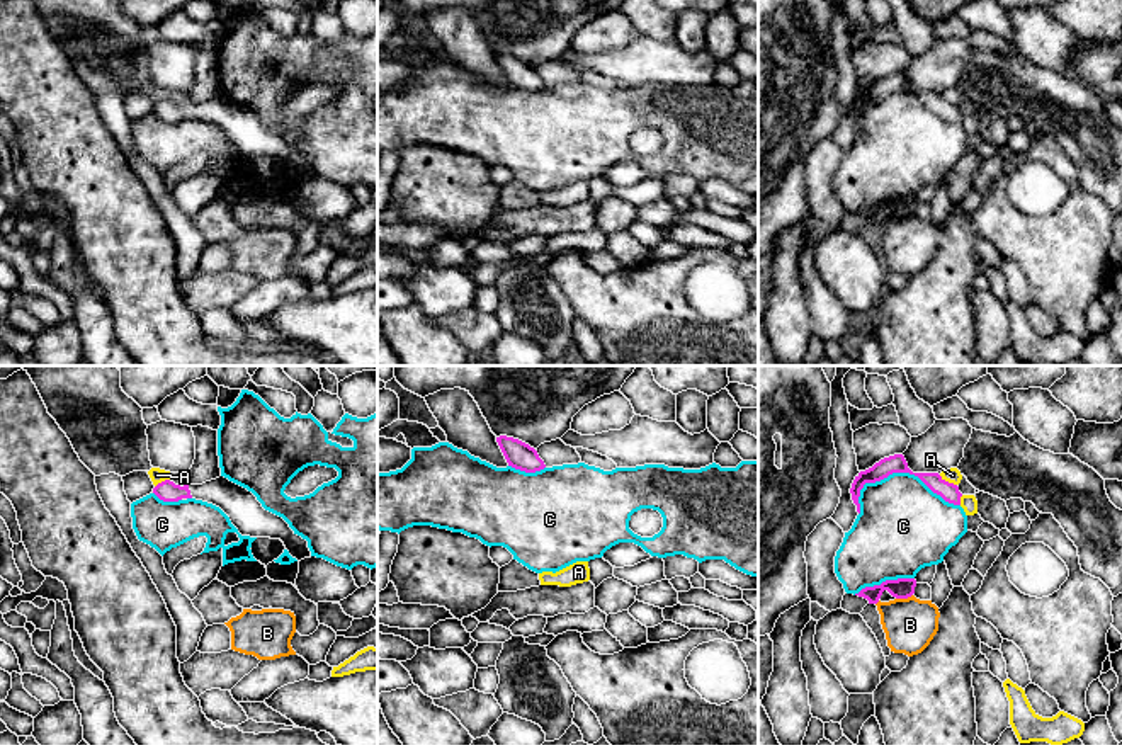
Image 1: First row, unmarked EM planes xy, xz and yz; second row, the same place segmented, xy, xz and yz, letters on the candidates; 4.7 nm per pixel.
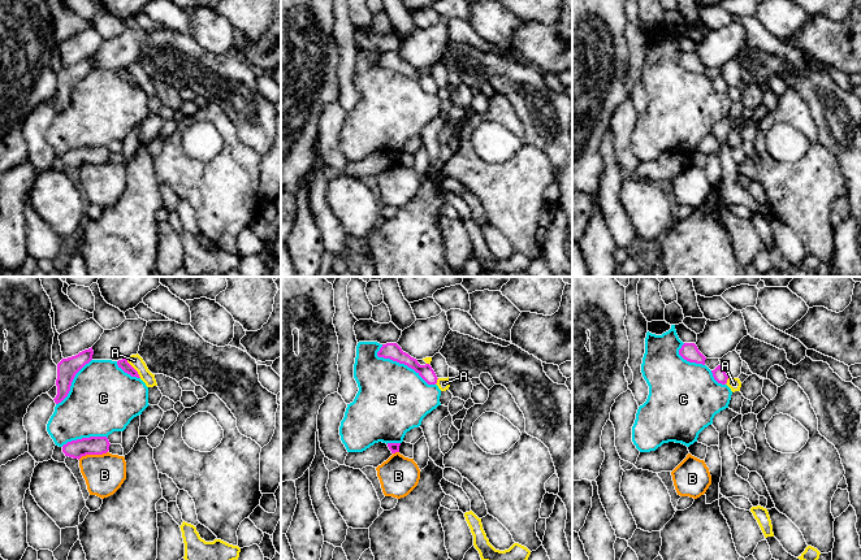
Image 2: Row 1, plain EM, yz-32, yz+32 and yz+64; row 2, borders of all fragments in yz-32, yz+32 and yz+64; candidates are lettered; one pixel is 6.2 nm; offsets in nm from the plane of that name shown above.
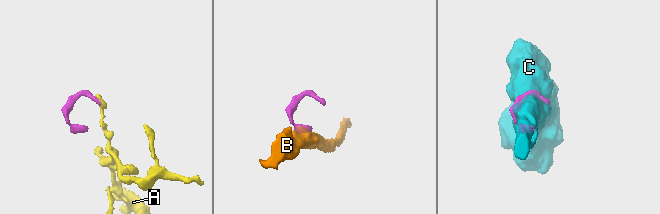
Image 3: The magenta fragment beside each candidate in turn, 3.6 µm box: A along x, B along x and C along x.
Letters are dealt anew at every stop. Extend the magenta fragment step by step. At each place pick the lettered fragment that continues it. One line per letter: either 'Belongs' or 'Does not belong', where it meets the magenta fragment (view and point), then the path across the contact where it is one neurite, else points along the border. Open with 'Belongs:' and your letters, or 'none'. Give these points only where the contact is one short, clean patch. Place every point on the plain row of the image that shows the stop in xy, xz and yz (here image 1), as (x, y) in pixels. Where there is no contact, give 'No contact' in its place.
Belongs: none
A: Does not belong. Touches magenta at yz (947, 101). Boundary: yz (939, 94), (956, 104)
B: Does not belong. Touches magenta at yz (903, 216). Boundary: yz (912, 213), (896, 218)
C: Does not belong. Touches magenta at yz (906, 90)

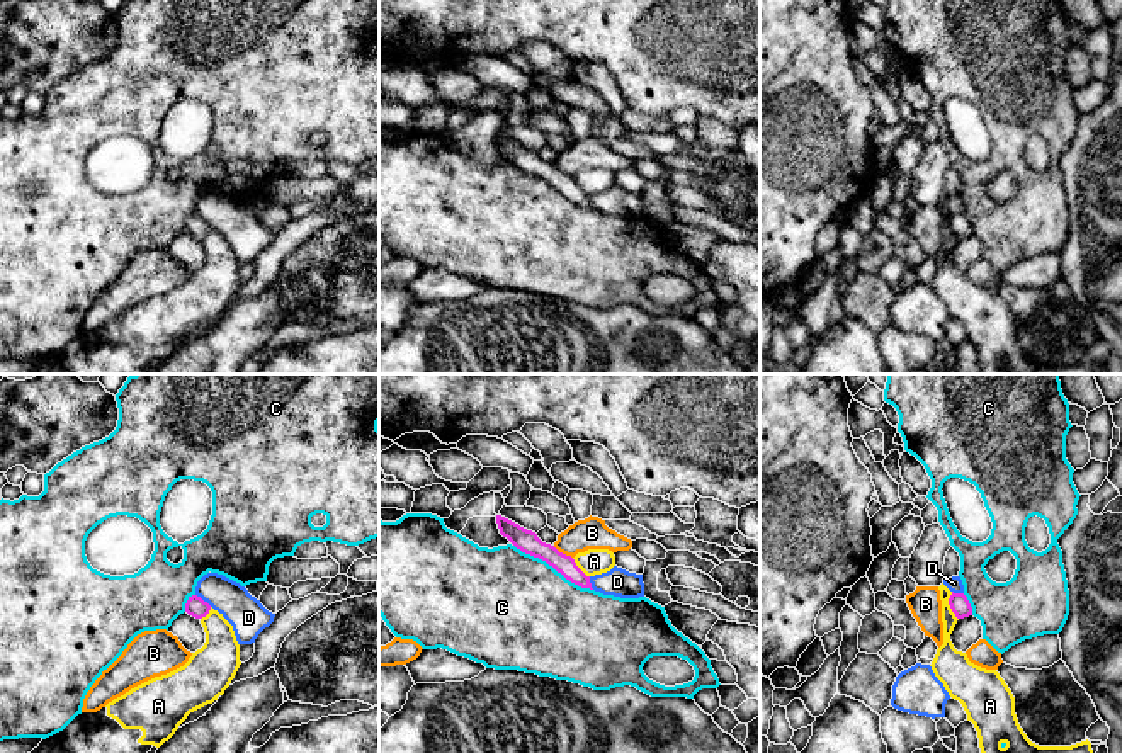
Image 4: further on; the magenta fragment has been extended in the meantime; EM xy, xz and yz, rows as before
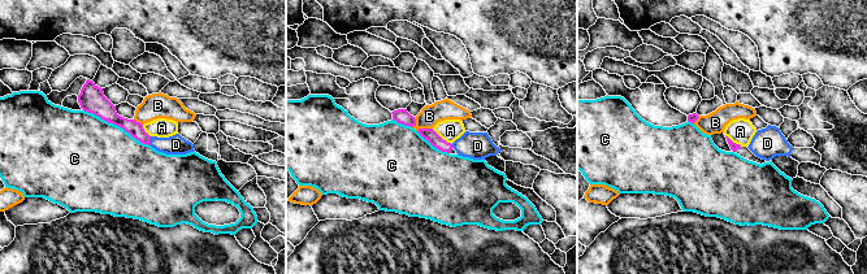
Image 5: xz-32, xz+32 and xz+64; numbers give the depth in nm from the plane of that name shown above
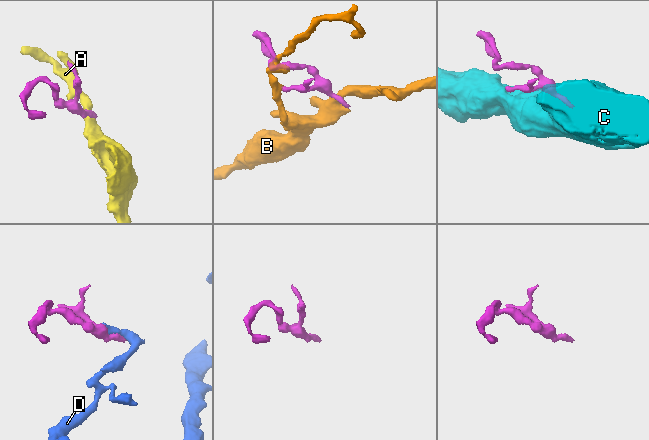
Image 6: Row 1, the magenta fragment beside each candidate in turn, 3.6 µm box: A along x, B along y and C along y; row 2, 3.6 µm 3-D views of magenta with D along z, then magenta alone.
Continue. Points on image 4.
Belongs: none
A: Does not belong. Touches magenta at yz (951, 225). Boundary: yz (951, 211), (949, 223), (957, 238)
B: Does not belong. Touches magenta at xz (561, 172). Boundary: xz (553, 165), (572, 177)
C: Does not belong. Touches magenta at xz (553, 186)
D: Does not belong. Touches magenta at xy (203, 220)

